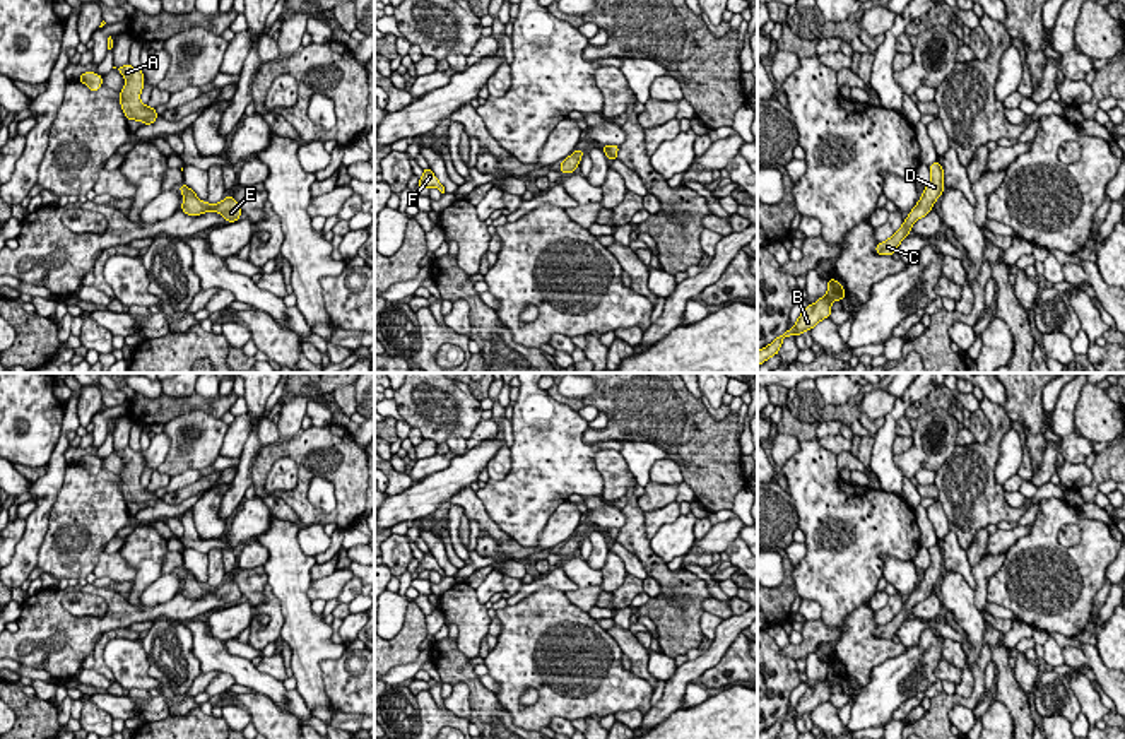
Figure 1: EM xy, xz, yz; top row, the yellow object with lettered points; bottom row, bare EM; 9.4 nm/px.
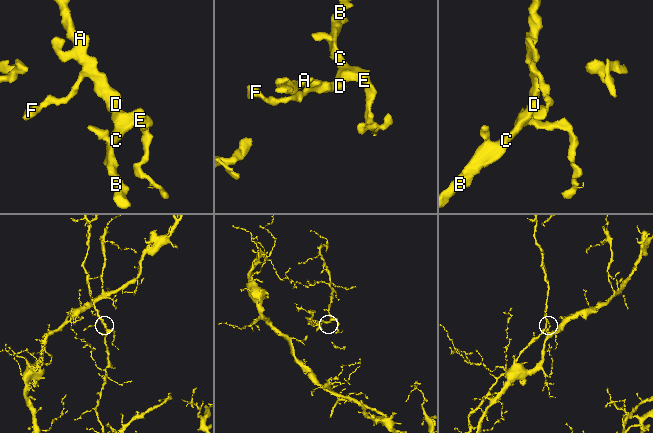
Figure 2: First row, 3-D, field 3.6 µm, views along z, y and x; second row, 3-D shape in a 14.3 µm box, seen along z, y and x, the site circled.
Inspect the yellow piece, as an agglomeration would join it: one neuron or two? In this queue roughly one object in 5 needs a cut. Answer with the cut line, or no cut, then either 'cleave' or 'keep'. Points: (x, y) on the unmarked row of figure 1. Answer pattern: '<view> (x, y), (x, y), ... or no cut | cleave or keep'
no cut | keep

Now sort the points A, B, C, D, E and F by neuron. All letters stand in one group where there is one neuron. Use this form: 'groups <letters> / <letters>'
groups A B C D E F

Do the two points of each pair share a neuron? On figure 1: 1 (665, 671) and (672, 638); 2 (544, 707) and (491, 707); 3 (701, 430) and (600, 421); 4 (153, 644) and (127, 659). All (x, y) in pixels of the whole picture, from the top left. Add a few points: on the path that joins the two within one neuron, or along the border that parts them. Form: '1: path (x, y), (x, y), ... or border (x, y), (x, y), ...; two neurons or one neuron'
1: border (660, 652), (672, 659); two neurons
2: border (494, 695), (513, 721); two neurons
3: border (606, 413), (607, 425), (600, 430), (590, 430); two neurons
4: border (141, 642), (147, 659), (147, 673), (163, 685); two neurons

